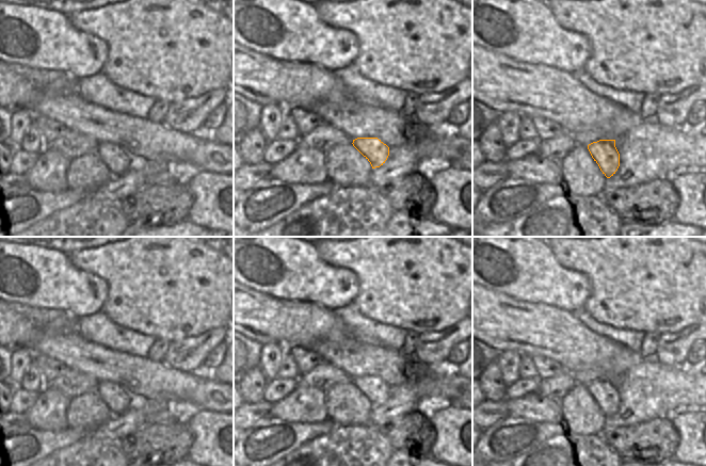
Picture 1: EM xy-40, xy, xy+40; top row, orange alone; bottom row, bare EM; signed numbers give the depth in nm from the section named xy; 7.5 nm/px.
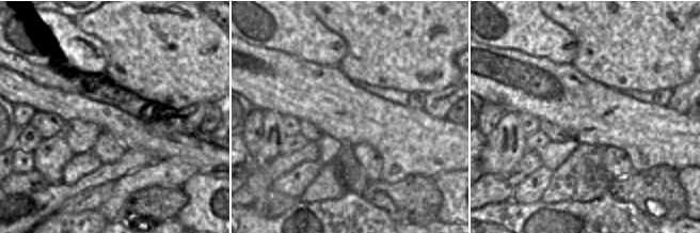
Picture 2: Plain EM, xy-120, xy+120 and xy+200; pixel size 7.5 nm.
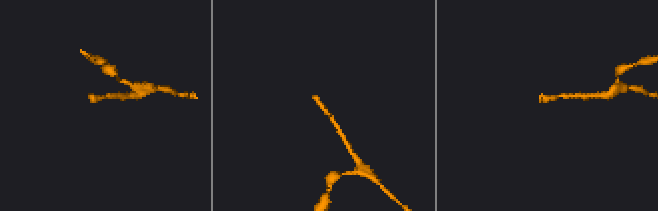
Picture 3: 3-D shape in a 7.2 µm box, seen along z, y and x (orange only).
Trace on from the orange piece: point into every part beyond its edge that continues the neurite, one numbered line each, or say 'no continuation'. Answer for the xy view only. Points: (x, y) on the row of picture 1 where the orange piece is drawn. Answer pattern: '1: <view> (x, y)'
1: xy (364, 167)

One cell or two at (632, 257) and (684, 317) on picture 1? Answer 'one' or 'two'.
one

